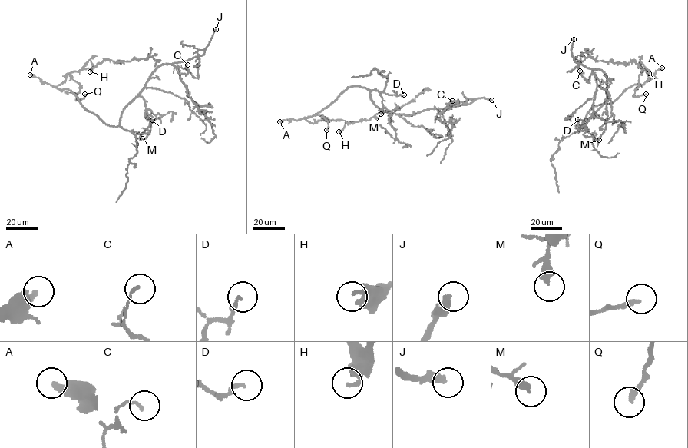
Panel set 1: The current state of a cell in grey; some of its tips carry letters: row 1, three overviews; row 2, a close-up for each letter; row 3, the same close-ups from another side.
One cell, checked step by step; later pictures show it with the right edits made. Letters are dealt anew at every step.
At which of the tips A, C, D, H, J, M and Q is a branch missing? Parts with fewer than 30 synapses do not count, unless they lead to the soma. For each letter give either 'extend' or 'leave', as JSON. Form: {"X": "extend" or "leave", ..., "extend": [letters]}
{"A": "extend", "C": "leave", "D": "leave", "H": "leave", "J": "extend", "M": "leave", "Q": "leave", "extend": ["A", "J"]}

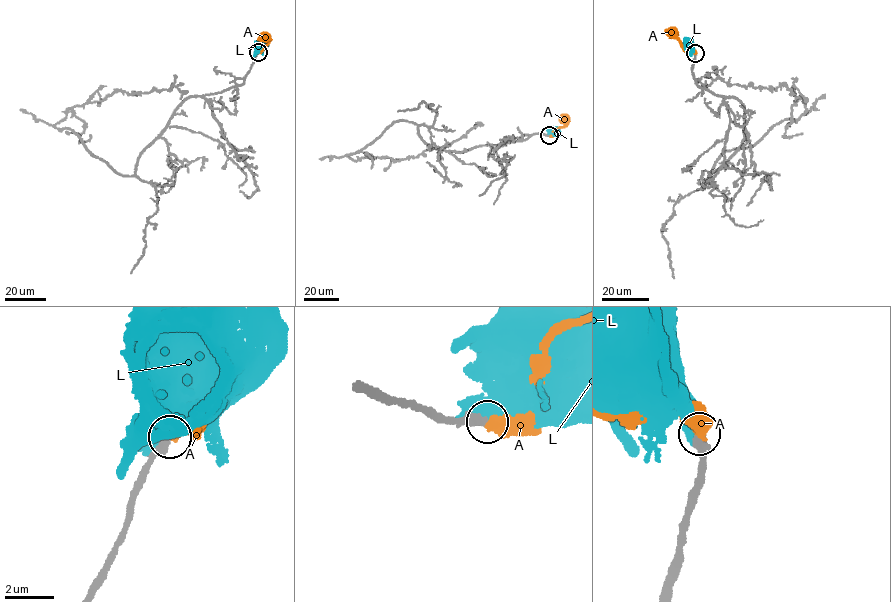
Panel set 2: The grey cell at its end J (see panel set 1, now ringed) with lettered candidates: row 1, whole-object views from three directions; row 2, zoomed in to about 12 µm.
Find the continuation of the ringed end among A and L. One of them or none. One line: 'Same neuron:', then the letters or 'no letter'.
Same neuron: A

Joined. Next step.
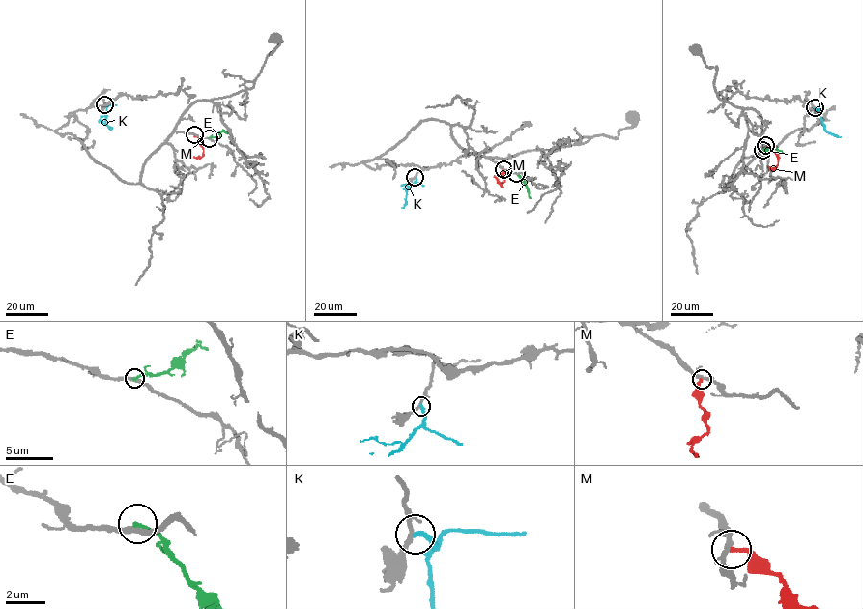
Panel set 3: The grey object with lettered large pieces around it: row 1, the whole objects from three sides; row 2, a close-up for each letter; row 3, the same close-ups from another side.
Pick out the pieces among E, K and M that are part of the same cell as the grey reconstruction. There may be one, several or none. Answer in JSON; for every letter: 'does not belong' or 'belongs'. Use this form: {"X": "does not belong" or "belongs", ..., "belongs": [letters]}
{"E": "does not belong", "K": "does not belong", "M": "does not belong", "belongs": []}

